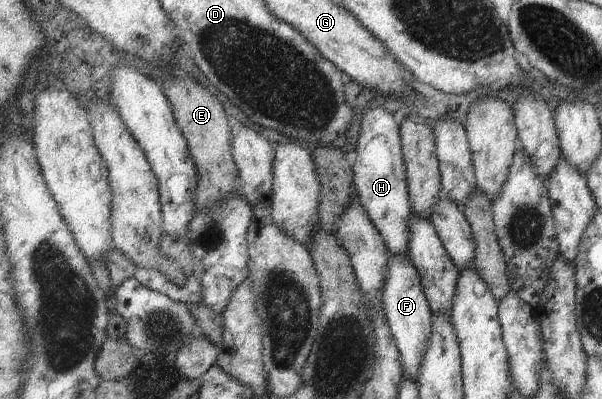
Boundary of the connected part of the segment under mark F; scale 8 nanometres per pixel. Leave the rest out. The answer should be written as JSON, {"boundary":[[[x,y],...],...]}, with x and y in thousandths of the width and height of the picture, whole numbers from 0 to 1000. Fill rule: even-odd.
{"boundary":[[[650,642],[638,762],[643,805],[668,890],[671,940],[693,950],[703,897],[714,867],[721,784],[703,724],[701,694],[676,642]]]}

